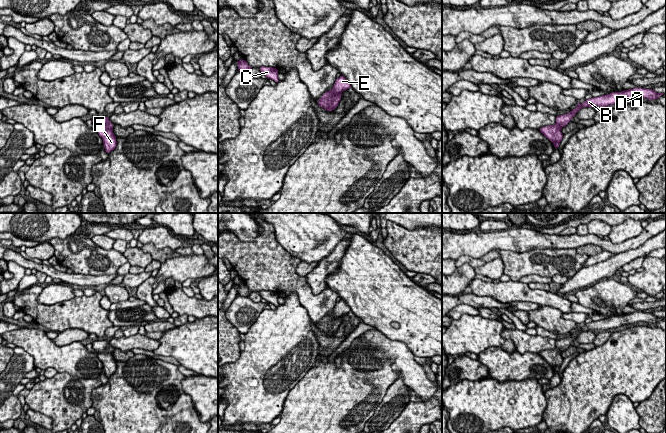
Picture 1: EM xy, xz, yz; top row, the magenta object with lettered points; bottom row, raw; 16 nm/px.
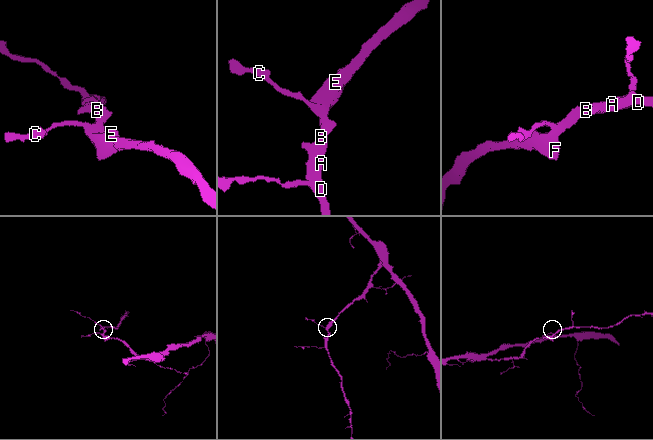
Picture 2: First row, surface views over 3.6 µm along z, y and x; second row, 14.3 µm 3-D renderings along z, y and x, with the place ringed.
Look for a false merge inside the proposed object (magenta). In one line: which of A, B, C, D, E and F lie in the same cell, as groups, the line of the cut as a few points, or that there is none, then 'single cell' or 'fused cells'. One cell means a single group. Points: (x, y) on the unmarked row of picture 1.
groups A B C D E F; cut none; single cell

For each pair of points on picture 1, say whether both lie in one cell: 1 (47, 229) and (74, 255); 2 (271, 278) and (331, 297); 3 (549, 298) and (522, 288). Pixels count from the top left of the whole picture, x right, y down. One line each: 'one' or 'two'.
1: two
2: one
3: one

